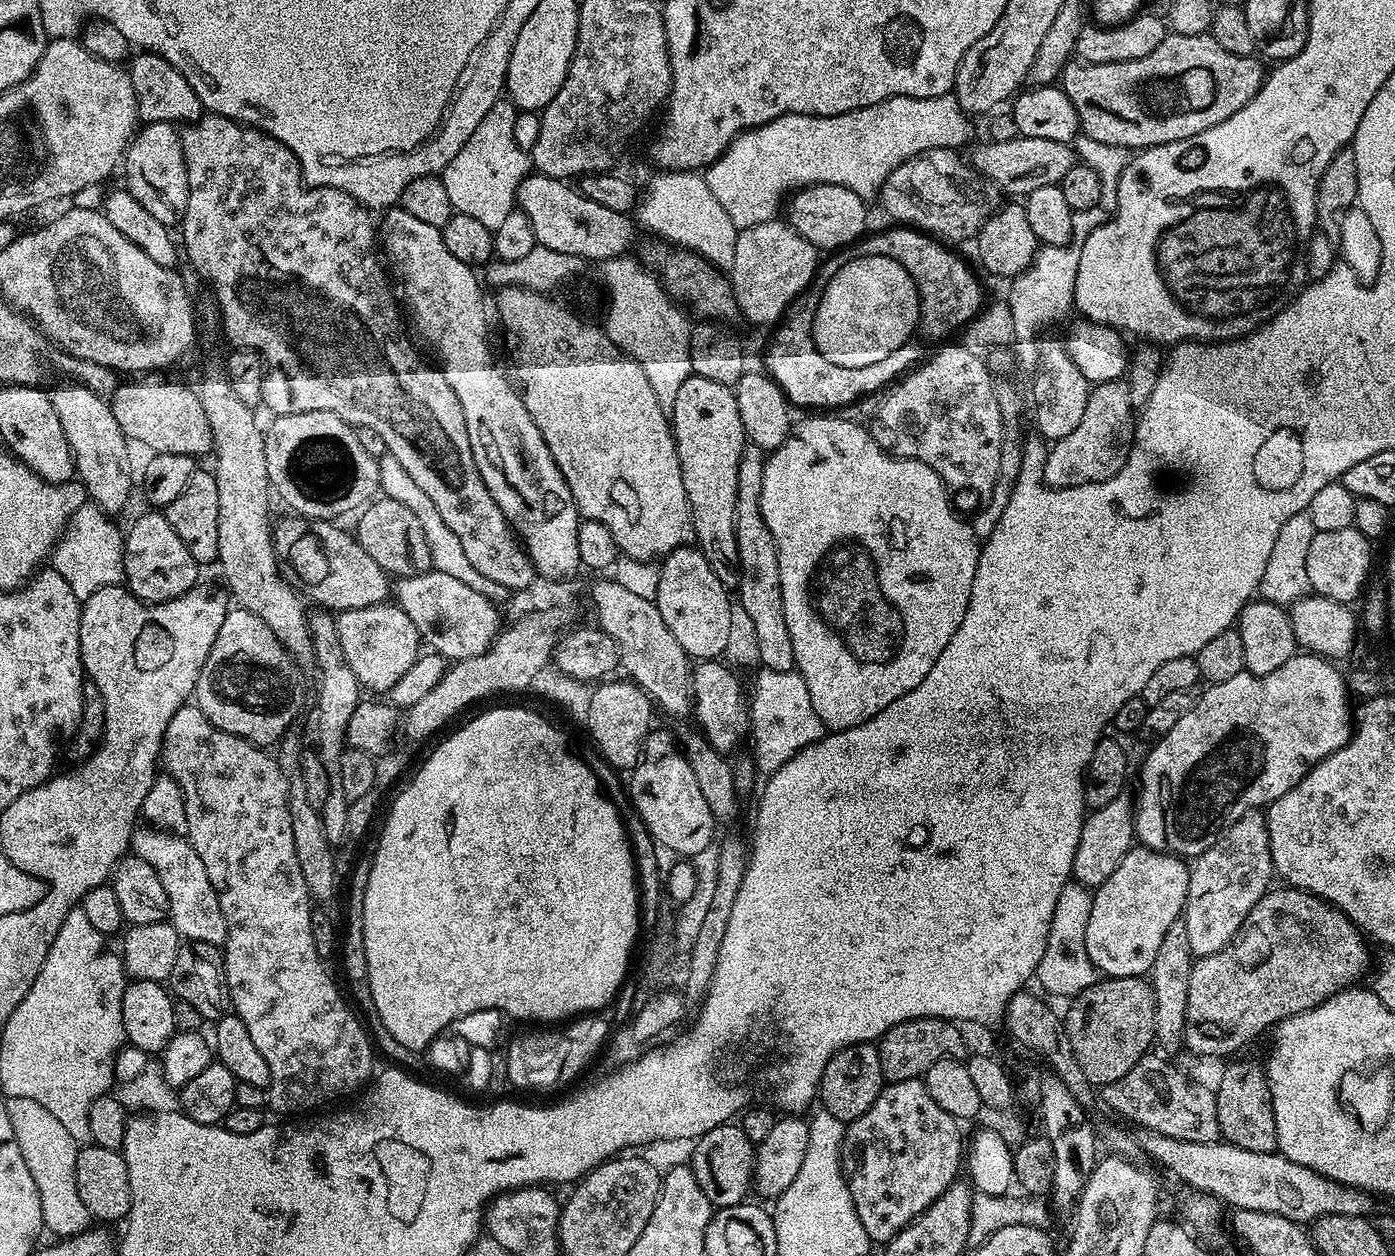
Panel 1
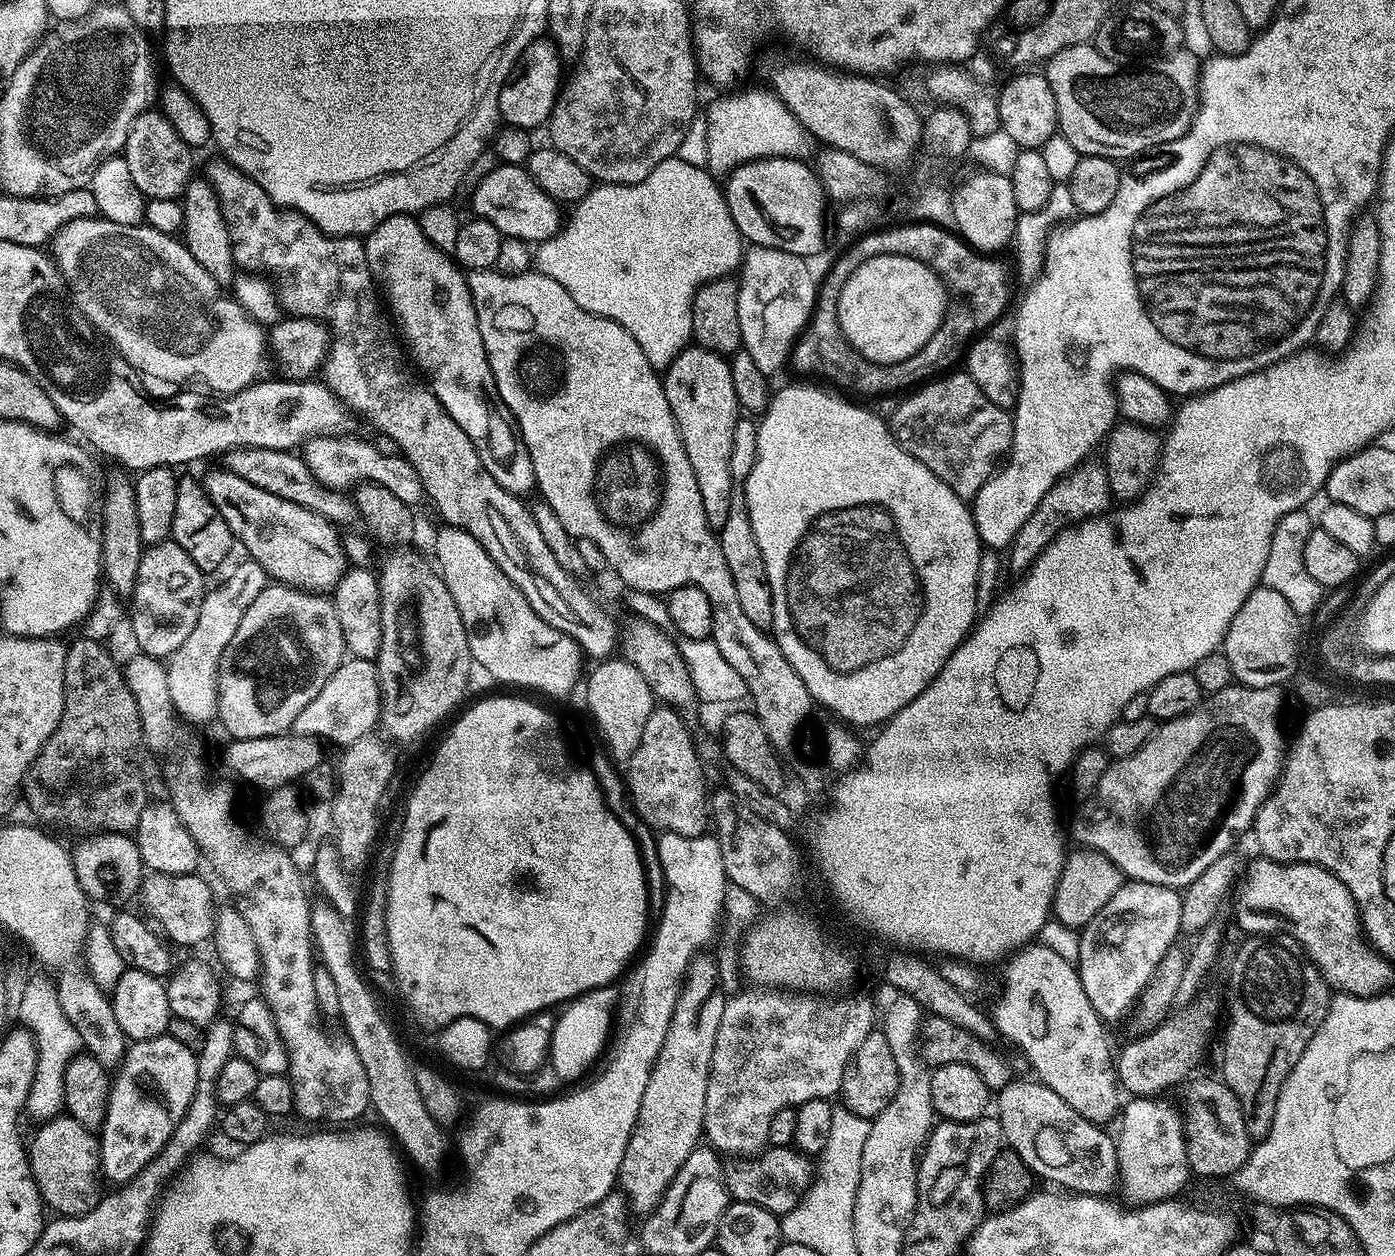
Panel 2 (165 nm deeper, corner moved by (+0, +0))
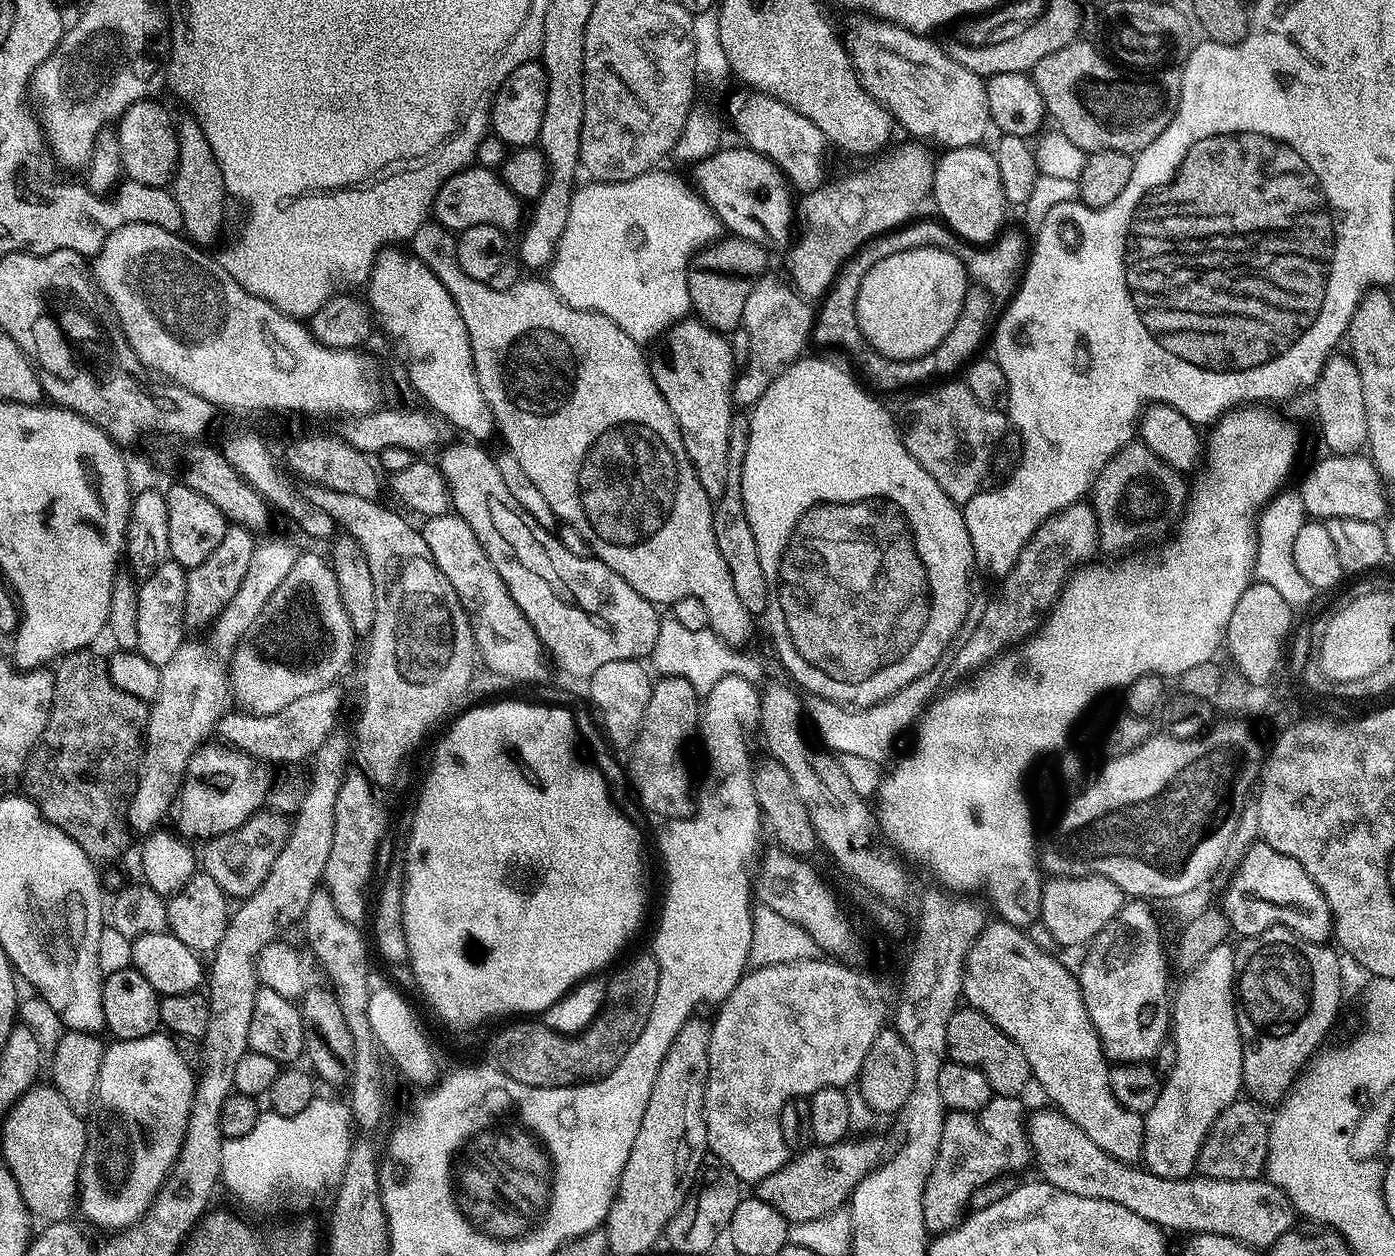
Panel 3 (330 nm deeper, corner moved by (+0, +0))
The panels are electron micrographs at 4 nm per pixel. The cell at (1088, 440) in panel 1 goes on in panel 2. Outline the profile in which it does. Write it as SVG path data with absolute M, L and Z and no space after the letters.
M1088 458L1083 463L1071 468L1065 476L1061 476L1050 490L1046 490L1046 498L1038 502L1038 510L1030 514L1030 518L1022 530L1012 539L1010 553L1012 564L1019 570L1029 569L1032 561L1058 535L1063 528L1075 525L1081 520L1089 520L1091 516L1100 516L1109 511L1108 507L1114 504L1114 497L1110 490L1110 478L1099 459Z

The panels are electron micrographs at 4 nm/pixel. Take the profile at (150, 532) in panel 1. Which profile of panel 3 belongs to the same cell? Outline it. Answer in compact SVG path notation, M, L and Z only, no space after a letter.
M169 558L162 566L158 566L158 570L154 574L145 577L136 589L138 594L138 646L135 651L140 652L142 658L146 658L146 662L162 666L166 662L170 662L170 658L174 658L174 654L178 654L178 650L186 644L184 603L186 602L187 577L186 569L177 560Z

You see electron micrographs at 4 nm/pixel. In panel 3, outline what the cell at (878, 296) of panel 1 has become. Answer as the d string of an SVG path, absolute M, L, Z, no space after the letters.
M915 248L870 266L856 299L858 326L886 358L917 360L942 342L958 320L970 285L964 264L947 248Z

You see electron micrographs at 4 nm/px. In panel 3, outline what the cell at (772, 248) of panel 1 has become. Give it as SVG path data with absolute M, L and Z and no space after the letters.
M772 276L765 280L757 279L750 290L750 298L746 298L742 327L750 334L750 354L743 361L744 372L737 371L732 381L732 403L740 410L751 409L752 405L758 403L762 394L766 394L772 379L789 364L801 359L803 352L800 351L810 344L814 323L813 305L811 308L808 305L811 303L805 297L781 280L775 280Z

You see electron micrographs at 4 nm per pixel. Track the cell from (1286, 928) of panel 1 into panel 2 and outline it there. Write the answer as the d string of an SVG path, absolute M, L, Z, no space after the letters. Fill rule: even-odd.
M1197 995L1194 1000L1177 1007L1152 1032L1143 1033L1126 1045L1115 1057L1115 1073L1119 1087L1132 1098L1159 1097L1171 1084L1183 1085L1200 1064L1208 1039L1216 1028L1216 1000ZM1192 1072L1192 1073L1191 1073Z

